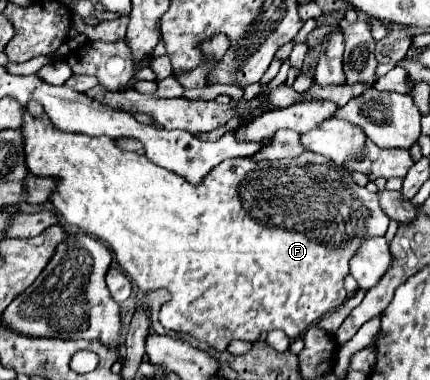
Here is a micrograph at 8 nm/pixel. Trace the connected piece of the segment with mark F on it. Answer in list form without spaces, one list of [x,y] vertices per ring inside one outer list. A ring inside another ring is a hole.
[[[27,112],[23,116],[23,126],[21,132],[25,136],[25,160],[27,168],[35,176],[53,176],[59,178],[59,186],[55,194],[49,198],[55,210],[65,218],[69,226],[81,228],[85,234],[95,236],[97,240],[109,244],[113,250],[117,262],[121,268],[131,276],[133,284],[141,290],[155,290],[155,288],[167,288],[171,294],[171,300],[164,304],[159,311],[159,320],[165,330],[173,332],[183,332],[191,334],[193,338],[207,342],[218,352],[223,352],[229,346],[231,340],[257,340],[261,332],[271,332],[271,330],[283,330],[291,340],[299,338],[303,330],[309,326],[317,324],[325,314],[341,306],[347,298],[343,280],[349,274],[349,260],[355,256],[355,250],[367,240],[375,236],[385,236],[389,218],[385,212],[379,208],[377,194],[369,192],[367,188],[359,186],[353,182],[351,172],[347,172],[343,166],[331,162],[329,158],[323,158],[313,152],[305,152],[297,158],[287,158],[287,160],[261,160],[261,162],[249,162],[247,158],[231,158],[223,160],[219,166],[215,166],[199,186],[187,182],[179,174],[171,174],[171,170],[163,170],[155,164],[151,164],[145,156],[137,152],[123,152],[115,146],[115,140],[101,136],[101,138],[91,138],[83,134],[71,134],[71,132],[61,132],[57,130],[51,120],[43,114],[41,118],[31,118]]]

